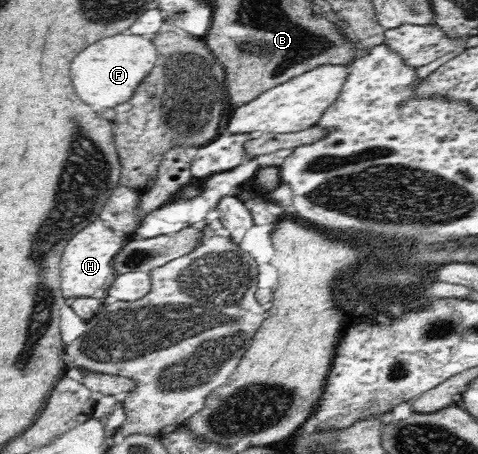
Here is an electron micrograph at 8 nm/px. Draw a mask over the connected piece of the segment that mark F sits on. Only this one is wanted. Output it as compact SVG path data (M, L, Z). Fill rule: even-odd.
M128 32L114 35L86 47L80 55L76 55L72 61L72 83L80 99L94 109L115 108L134 97L137 87L153 70L157 59L156 47L141 35L128 35Z

